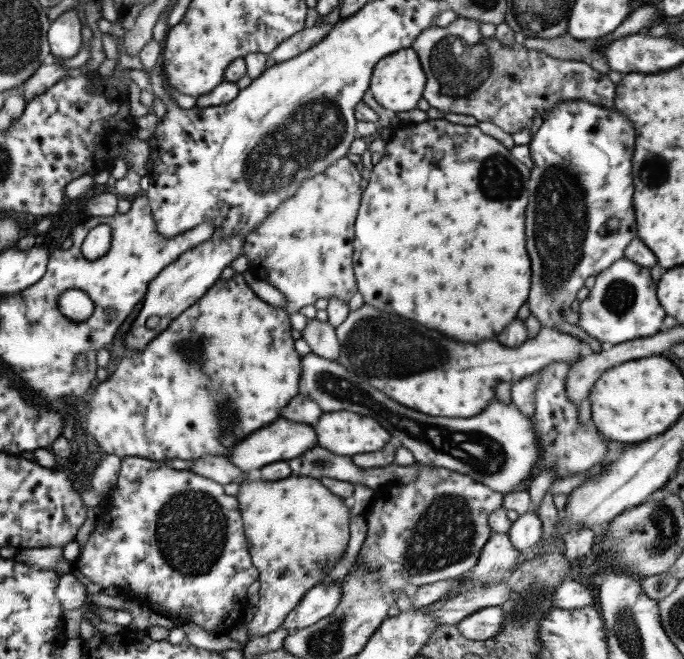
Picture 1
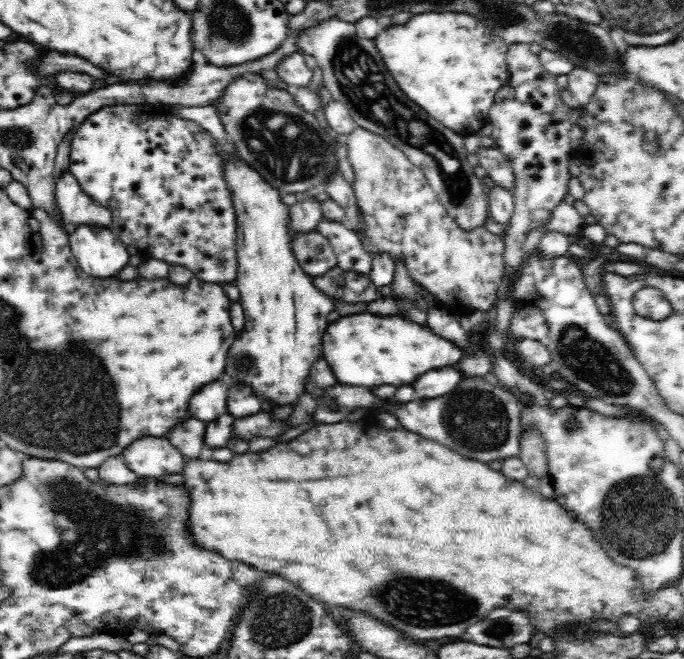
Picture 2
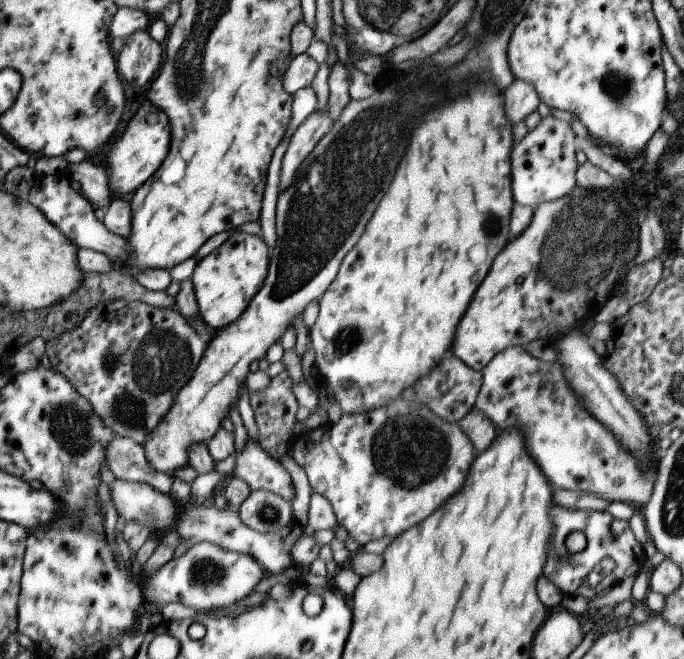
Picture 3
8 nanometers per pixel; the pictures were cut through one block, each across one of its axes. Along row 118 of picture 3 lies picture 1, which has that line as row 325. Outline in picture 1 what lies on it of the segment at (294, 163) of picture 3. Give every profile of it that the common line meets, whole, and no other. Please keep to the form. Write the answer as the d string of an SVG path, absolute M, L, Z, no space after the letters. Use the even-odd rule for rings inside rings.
M309 320L309 324L301 330L301 338L309 344L311 354L317 354L325 360L337 360L341 346L335 336L335 328L327 322Z

